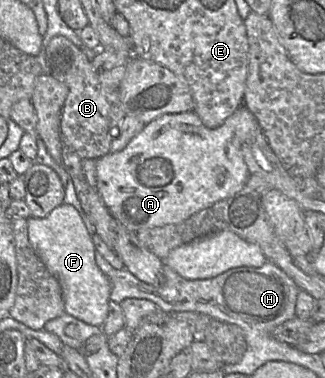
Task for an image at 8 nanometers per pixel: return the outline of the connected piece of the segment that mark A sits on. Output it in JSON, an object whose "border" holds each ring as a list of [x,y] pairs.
{"border":[[[244,104],[217,128],[206,127],[194,111],[165,114],[146,124],[123,150],[96,160],[96,189],[113,217],[134,233],[177,224],[244,187],[249,172],[242,145],[255,143],[262,135],[258,120]]]}

